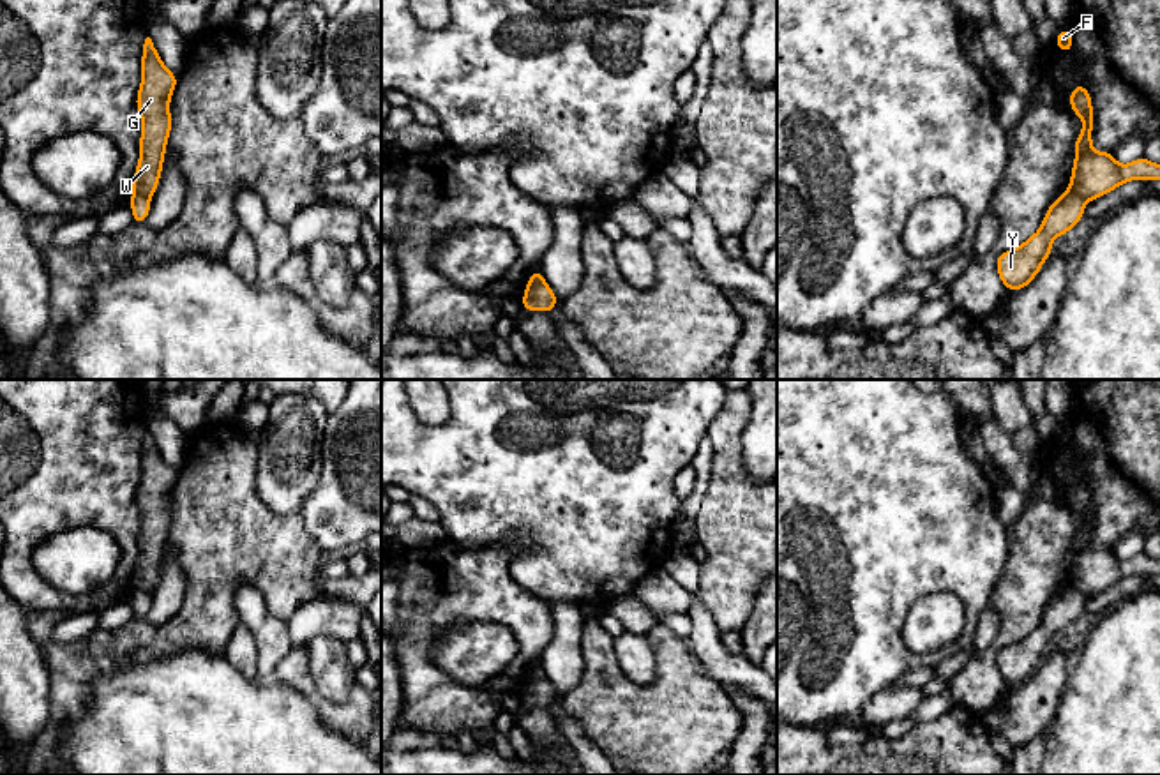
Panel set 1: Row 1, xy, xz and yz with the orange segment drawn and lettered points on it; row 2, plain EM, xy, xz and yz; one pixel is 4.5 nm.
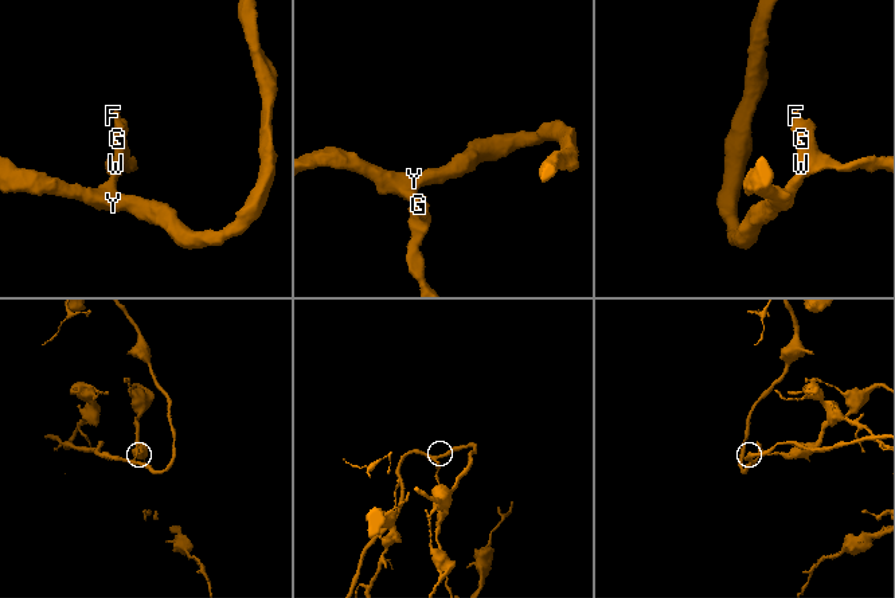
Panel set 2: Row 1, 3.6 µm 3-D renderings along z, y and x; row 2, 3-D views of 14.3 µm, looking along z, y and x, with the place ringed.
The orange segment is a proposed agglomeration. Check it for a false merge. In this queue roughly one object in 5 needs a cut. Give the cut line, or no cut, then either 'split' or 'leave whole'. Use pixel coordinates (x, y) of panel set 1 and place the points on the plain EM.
xy (133, 588), (140, 588), (149, 595) | split

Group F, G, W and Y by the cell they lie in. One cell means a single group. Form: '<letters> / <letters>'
F G W / Y

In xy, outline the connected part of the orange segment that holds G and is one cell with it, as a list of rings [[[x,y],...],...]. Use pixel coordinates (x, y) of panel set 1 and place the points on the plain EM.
[[[150,433],[145,434],[141,452],[141,480],[136,493],[141,512],[139,556],[132,574],[132,590],[154,591],[164,547],[171,528],[169,496],[177,471],[162,459]]]

